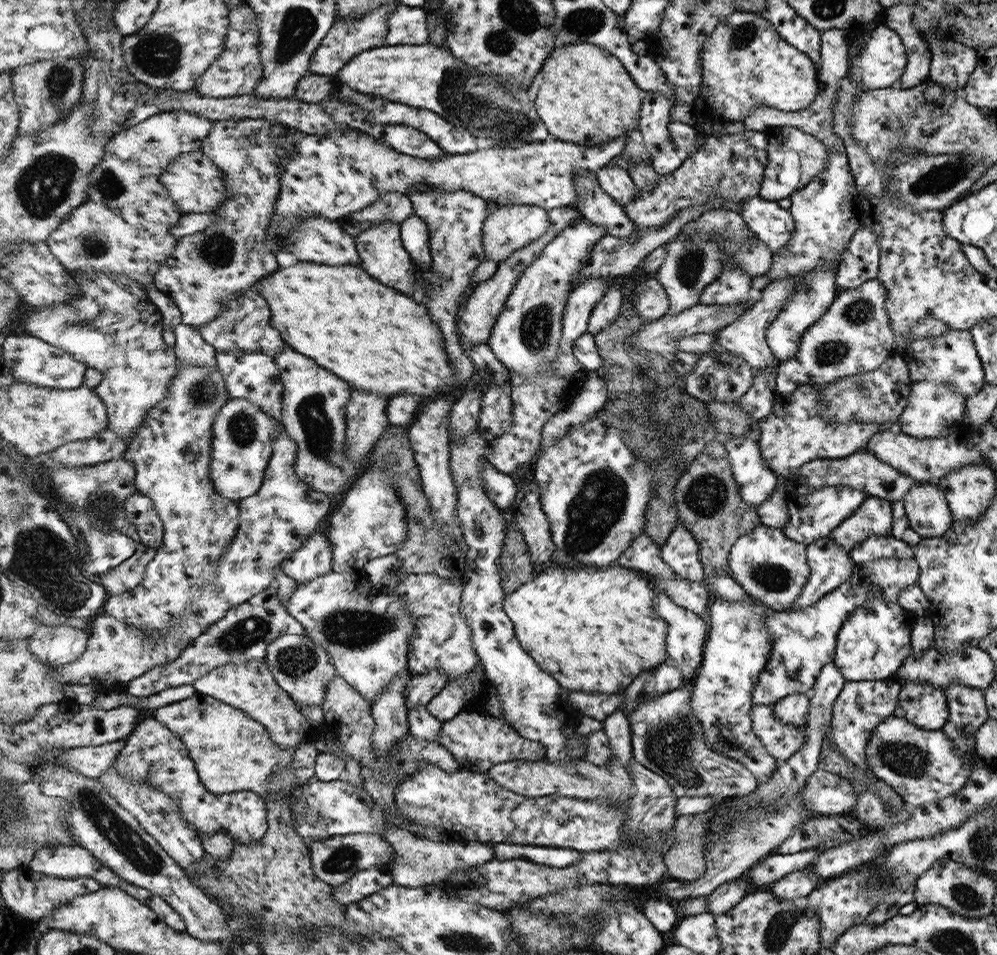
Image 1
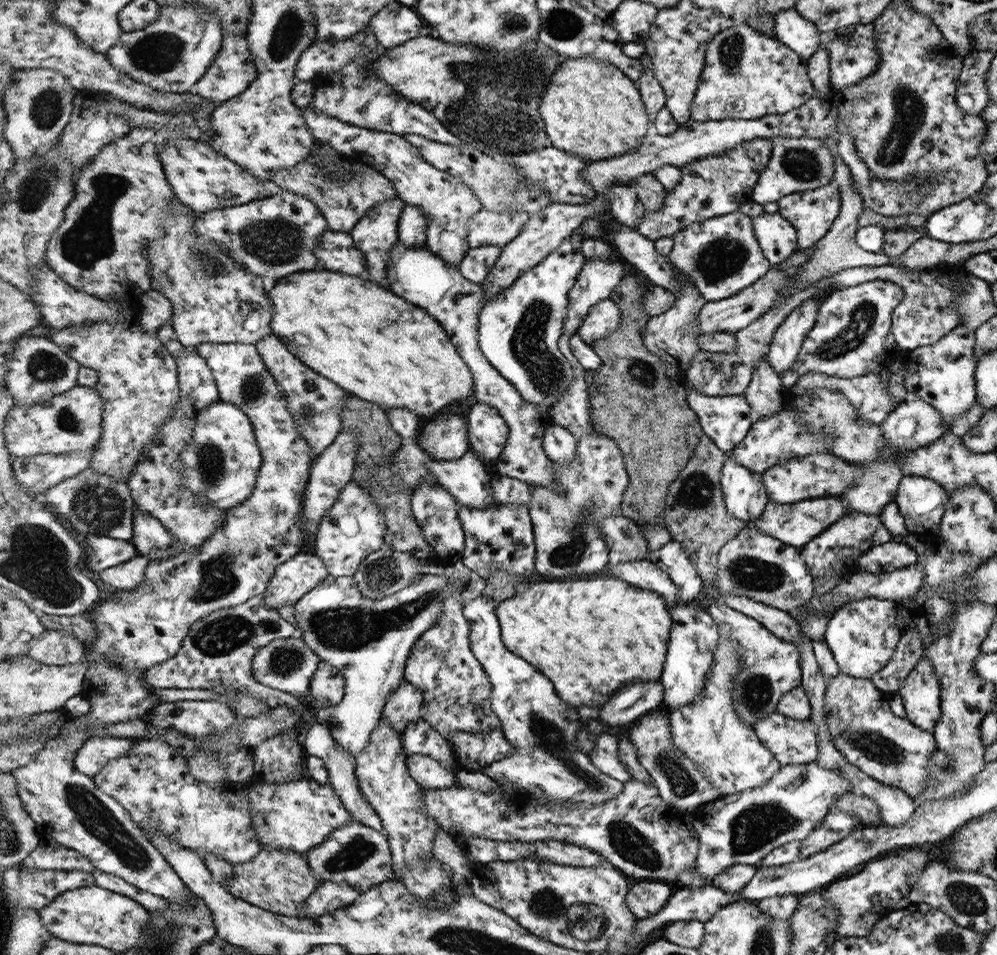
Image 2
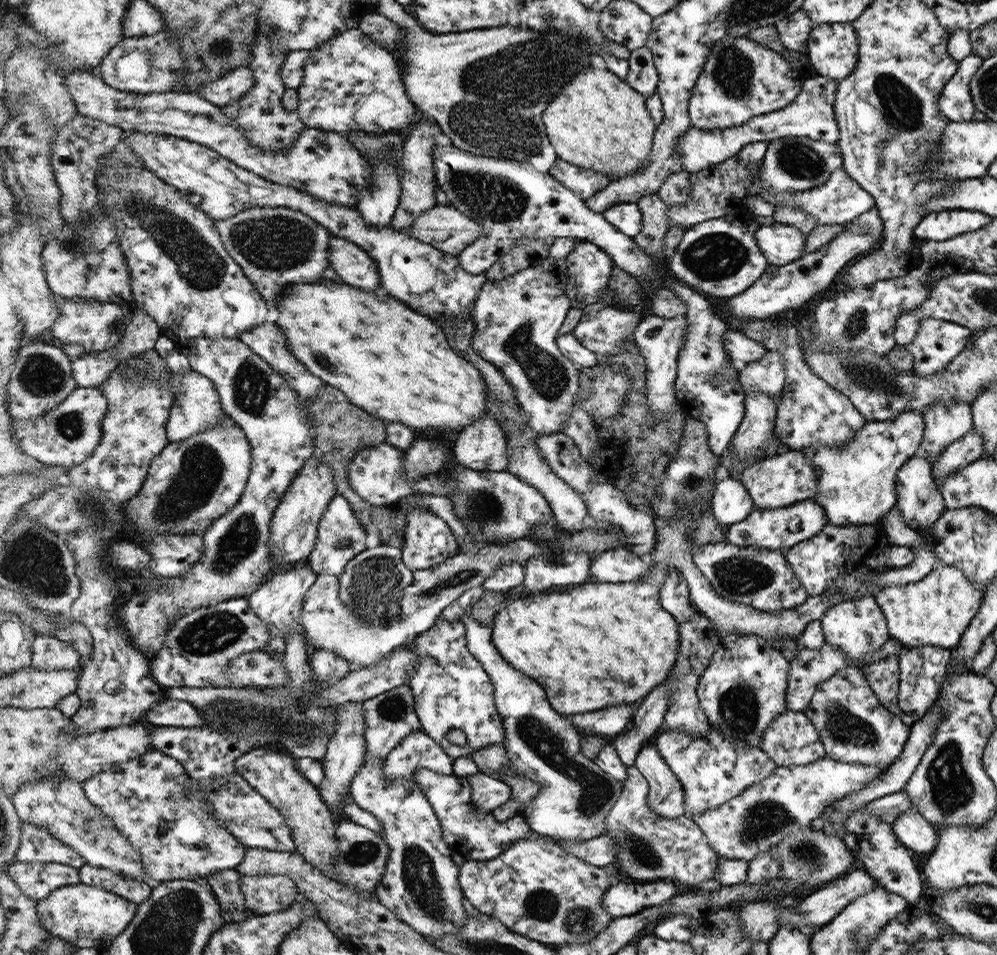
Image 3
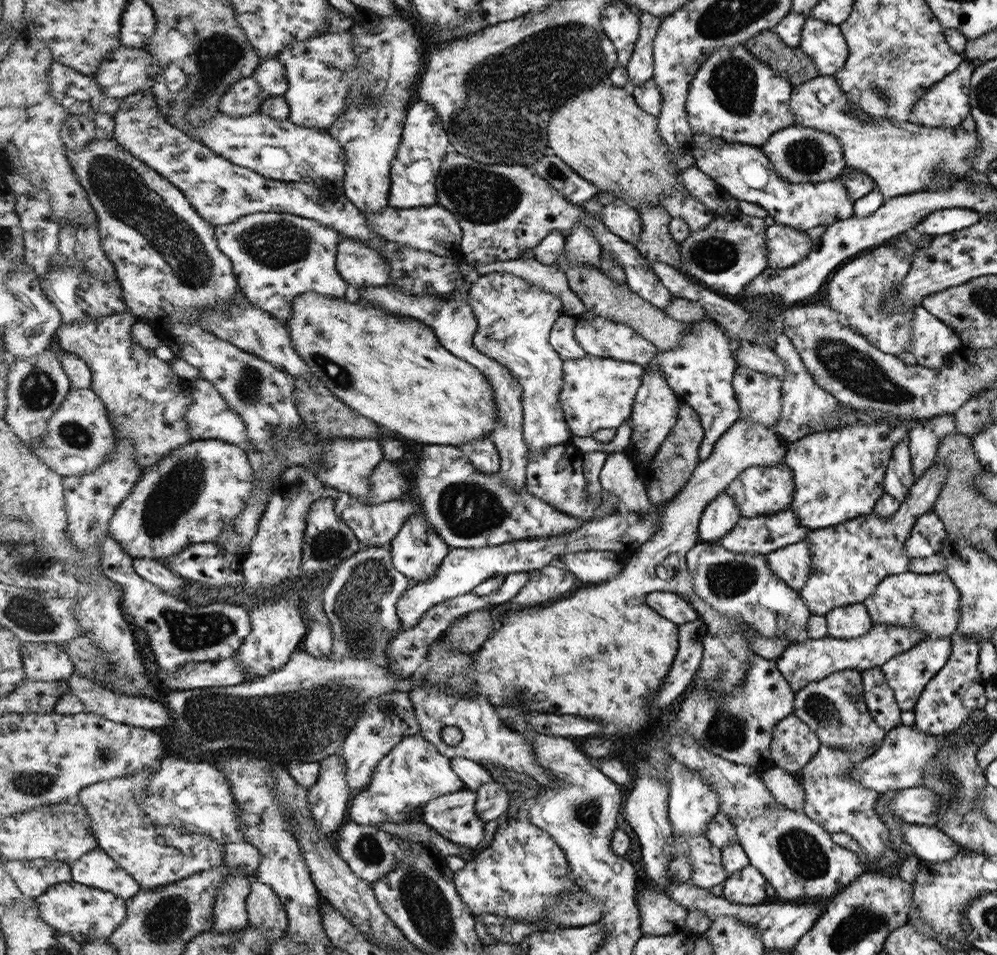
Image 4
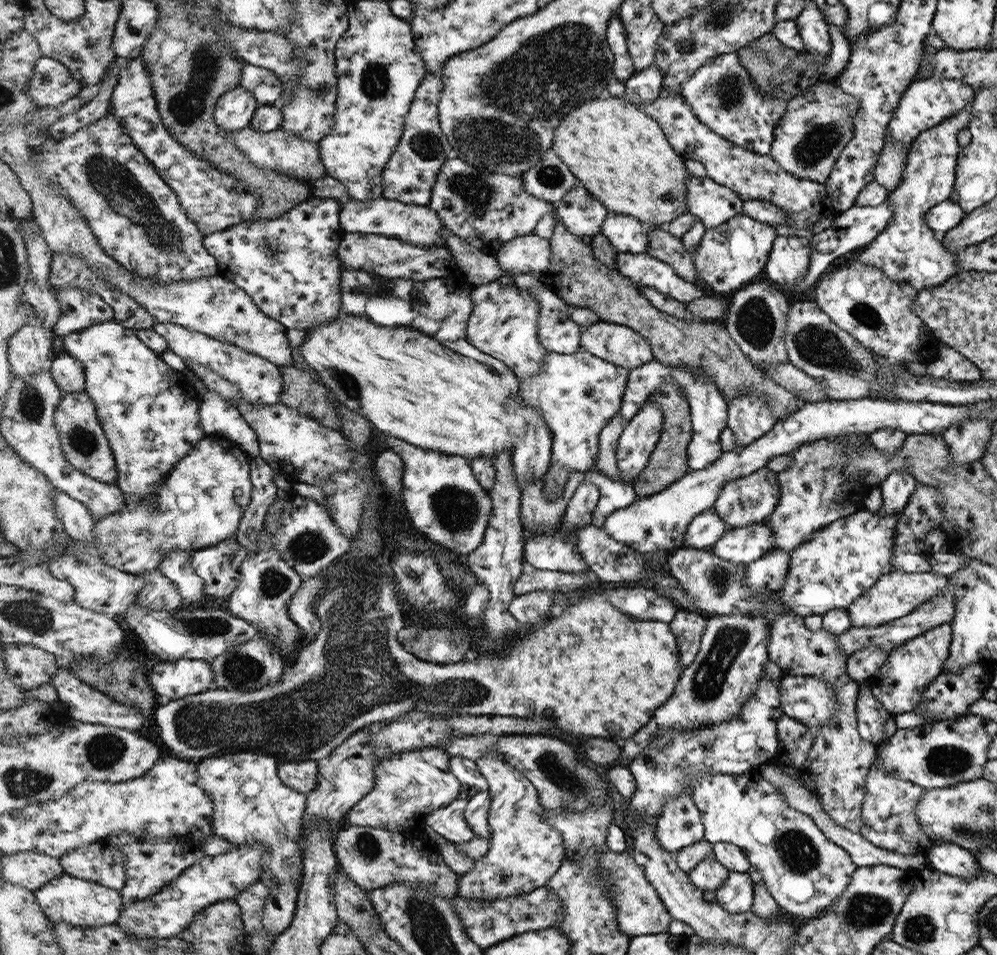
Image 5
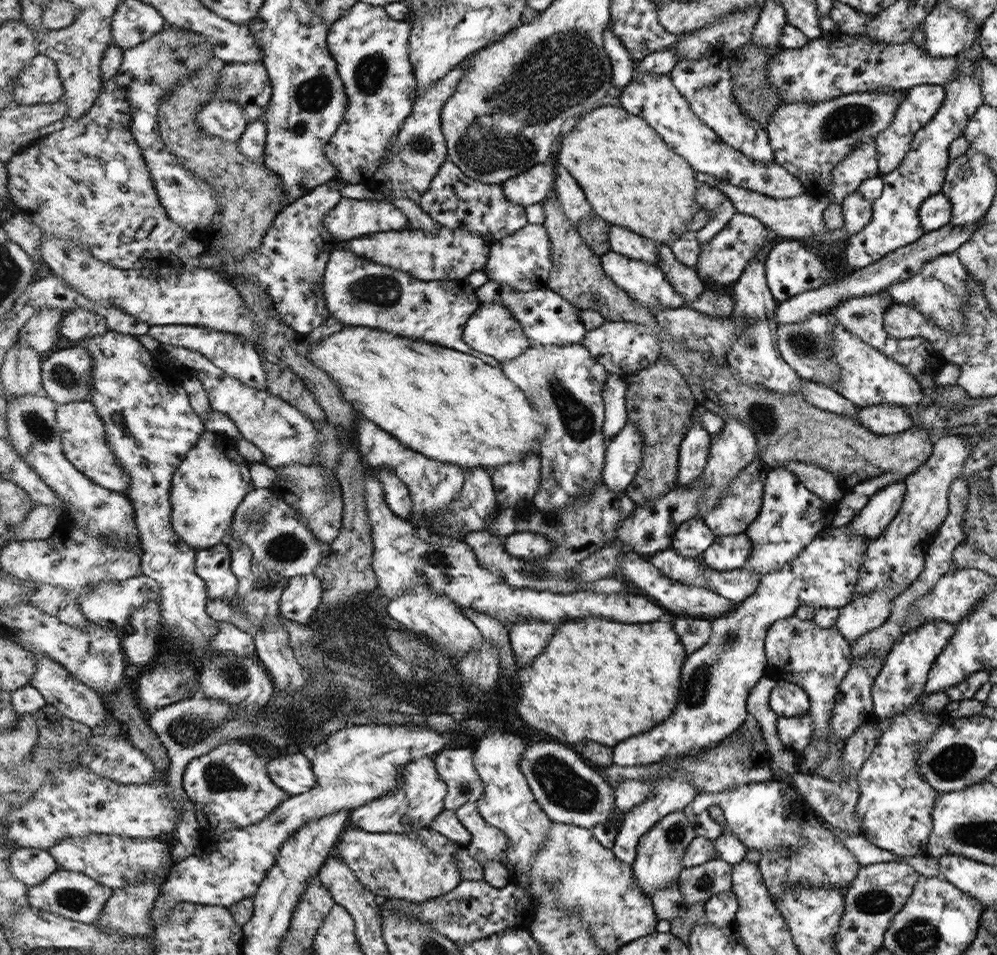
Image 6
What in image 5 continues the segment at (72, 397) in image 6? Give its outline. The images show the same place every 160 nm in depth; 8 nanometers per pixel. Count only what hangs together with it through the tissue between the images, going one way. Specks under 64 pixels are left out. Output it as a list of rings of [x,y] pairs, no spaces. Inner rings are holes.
[[[65,352],[55,356],[51,365],[52,374],[65,394],[87,391],[87,369],[80,359]]]

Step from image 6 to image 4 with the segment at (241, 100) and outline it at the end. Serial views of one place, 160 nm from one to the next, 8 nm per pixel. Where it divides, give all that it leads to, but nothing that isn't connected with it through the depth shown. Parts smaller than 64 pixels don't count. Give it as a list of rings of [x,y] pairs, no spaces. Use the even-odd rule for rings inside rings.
[[[277,58],[263,60],[252,74],[260,86],[260,91],[269,94],[269,97],[283,96],[288,93],[288,74],[285,66]]]

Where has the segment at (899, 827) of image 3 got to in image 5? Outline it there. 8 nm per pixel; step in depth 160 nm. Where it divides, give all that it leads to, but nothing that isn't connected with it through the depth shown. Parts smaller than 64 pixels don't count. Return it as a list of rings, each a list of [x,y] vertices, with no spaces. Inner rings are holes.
[[[934,841],[926,857],[930,868],[943,874],[968,879],[980,873],[981,866],[975,855],[956,844]]]

